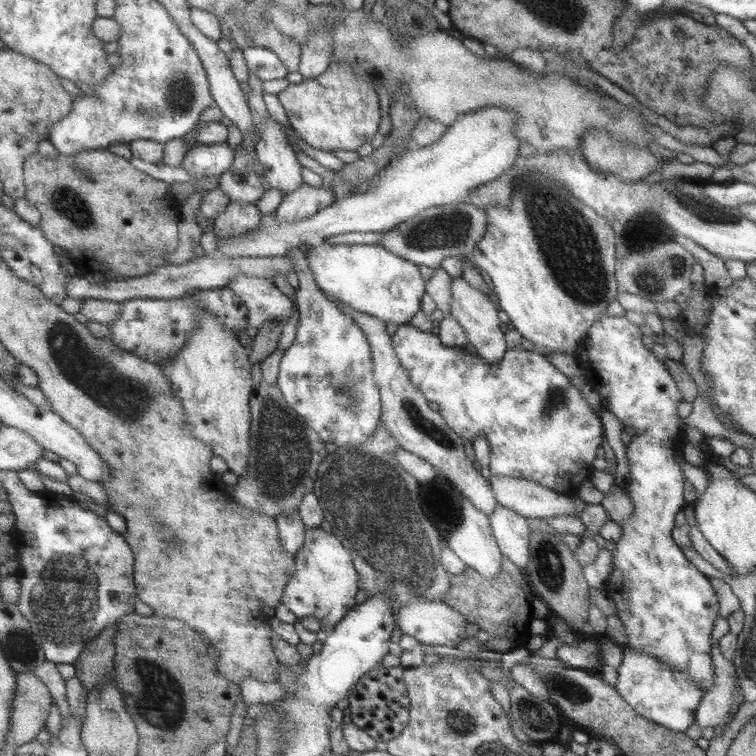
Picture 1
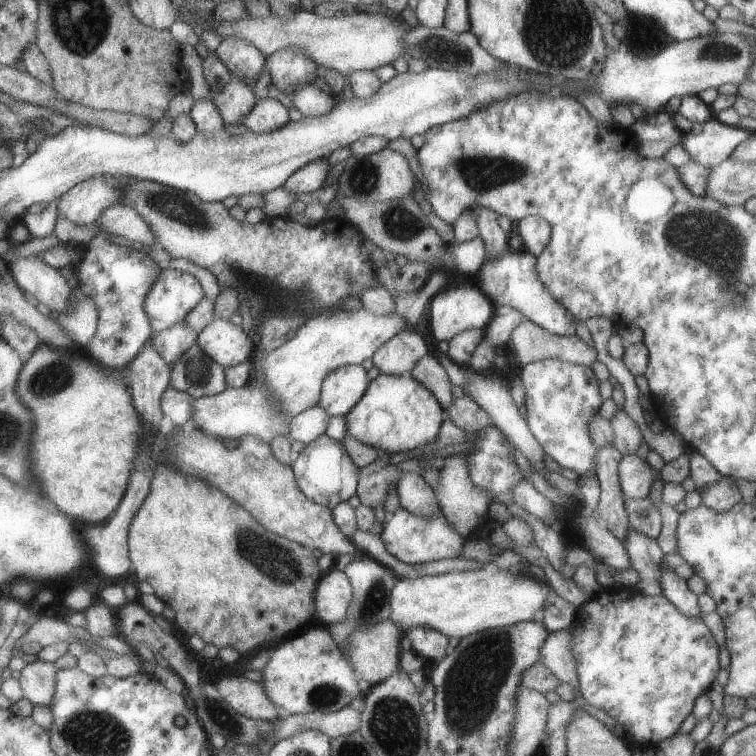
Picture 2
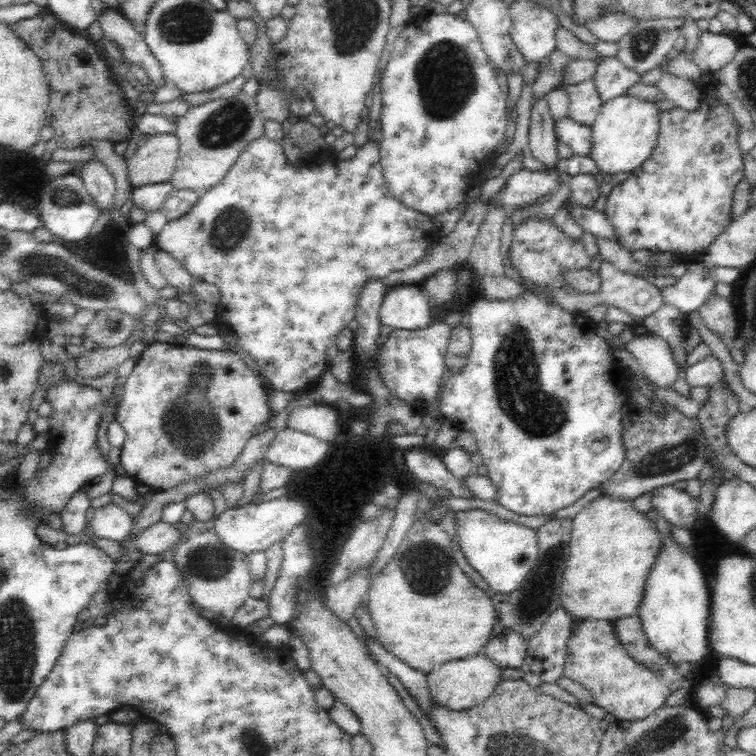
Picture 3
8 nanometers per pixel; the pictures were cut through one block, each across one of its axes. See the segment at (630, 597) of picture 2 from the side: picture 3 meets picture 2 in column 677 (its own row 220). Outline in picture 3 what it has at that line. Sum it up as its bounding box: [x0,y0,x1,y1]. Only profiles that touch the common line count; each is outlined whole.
[603,81,744,259]

